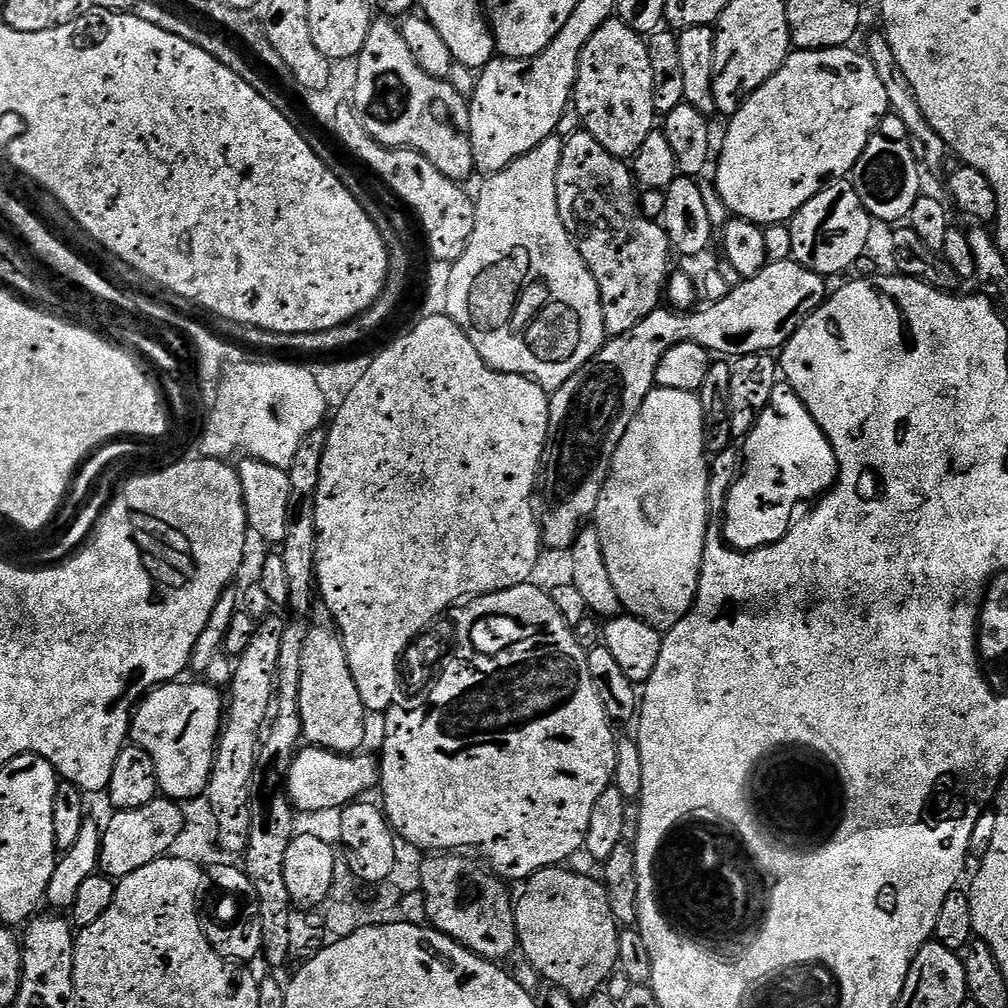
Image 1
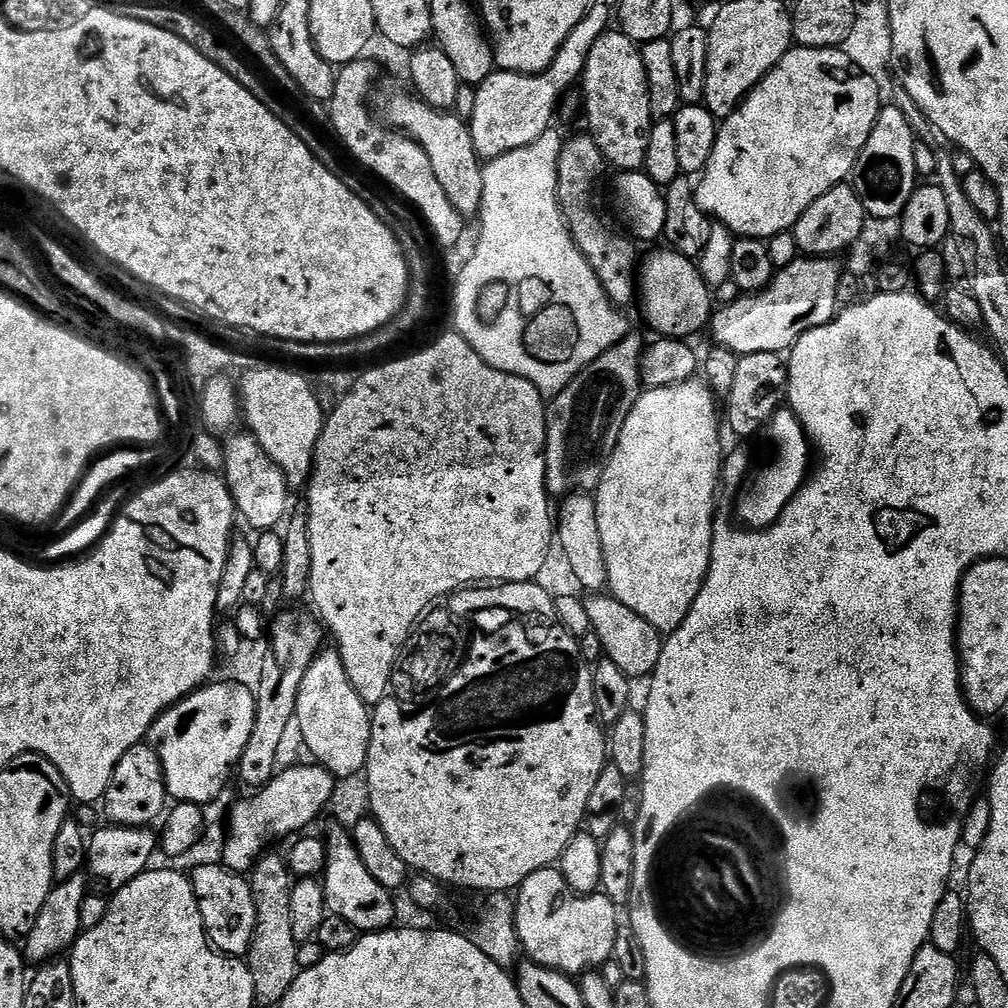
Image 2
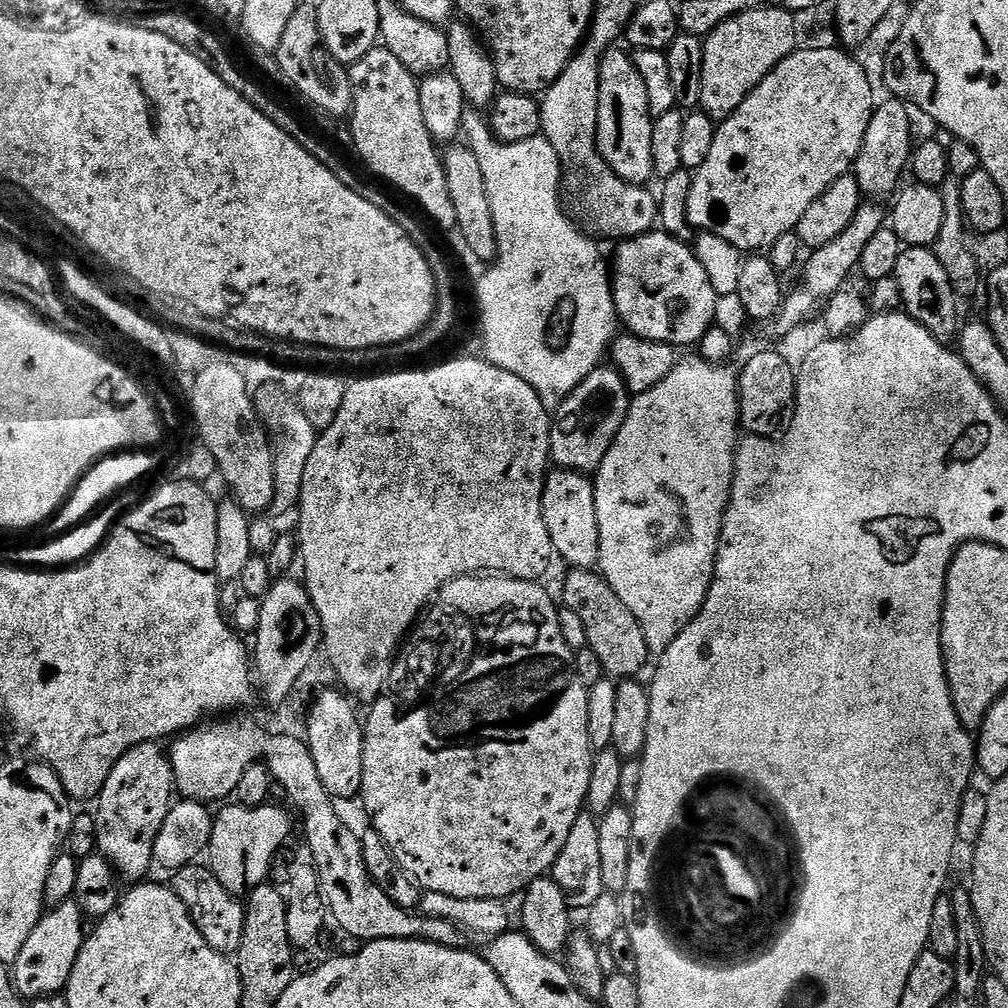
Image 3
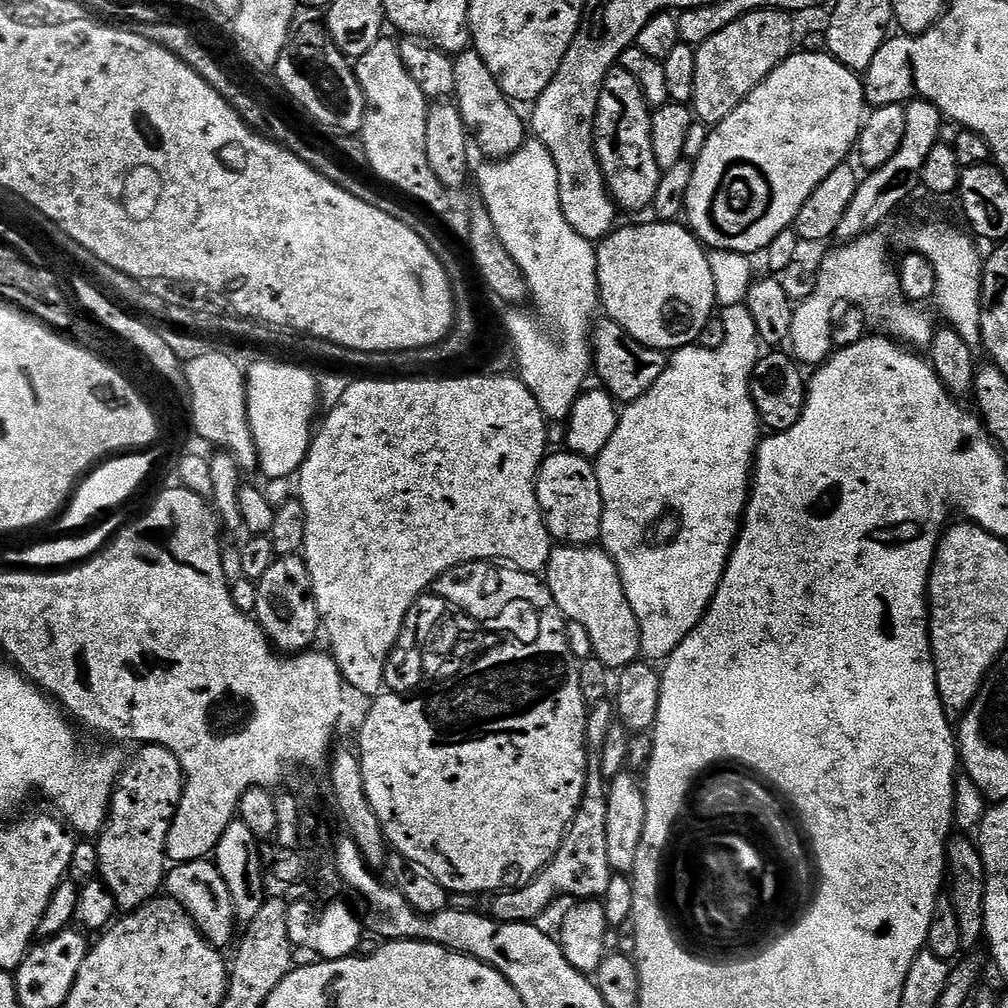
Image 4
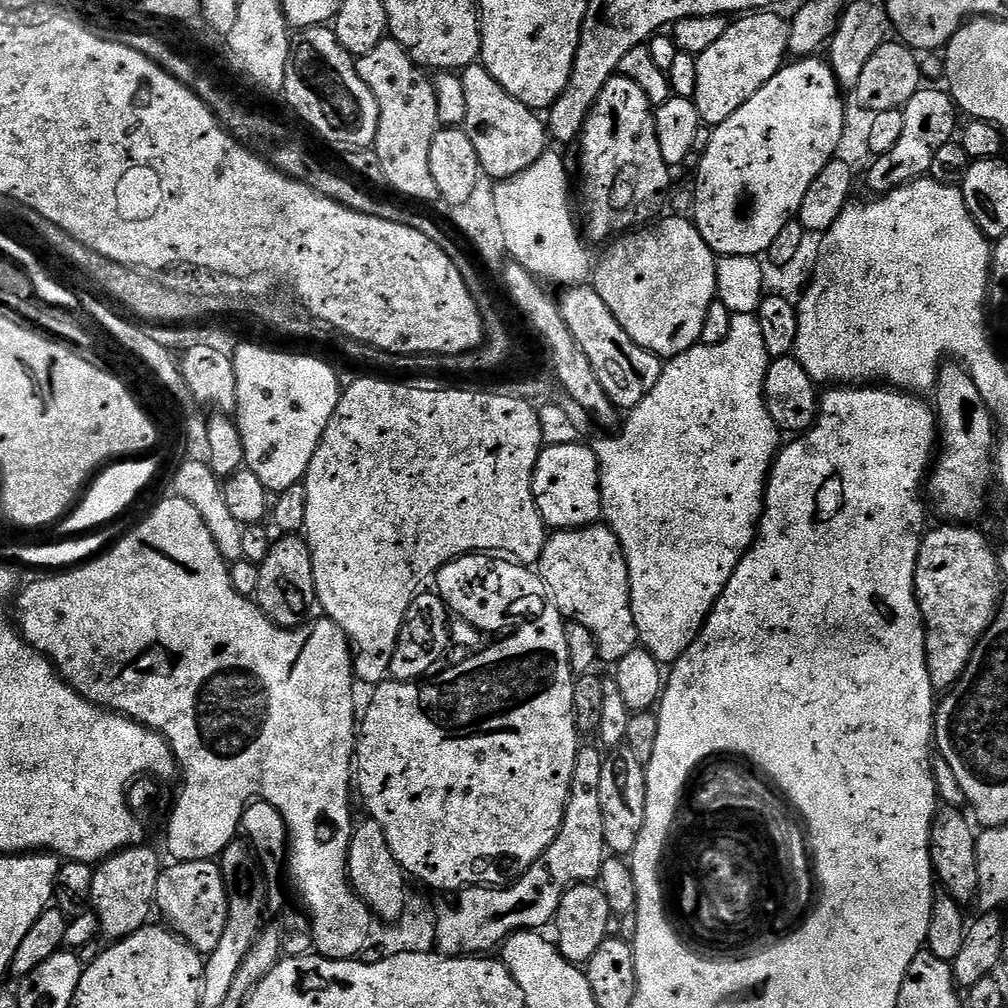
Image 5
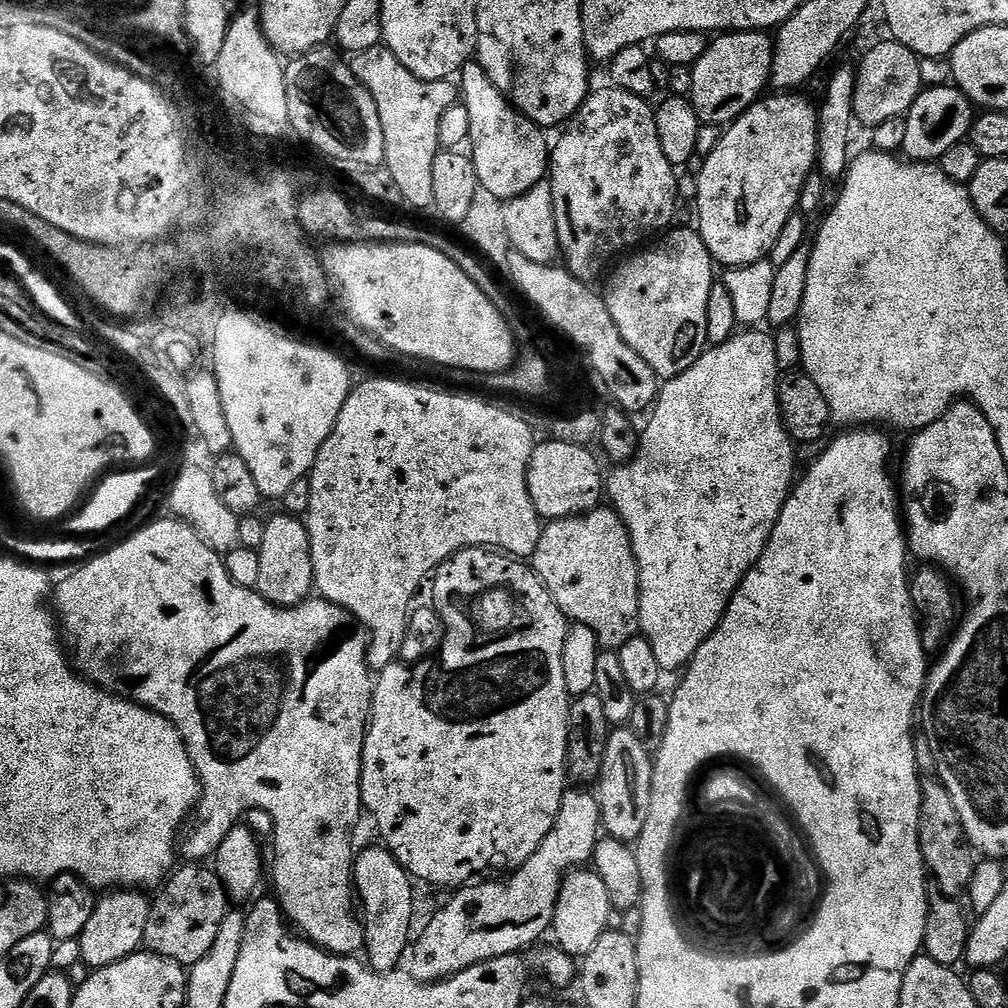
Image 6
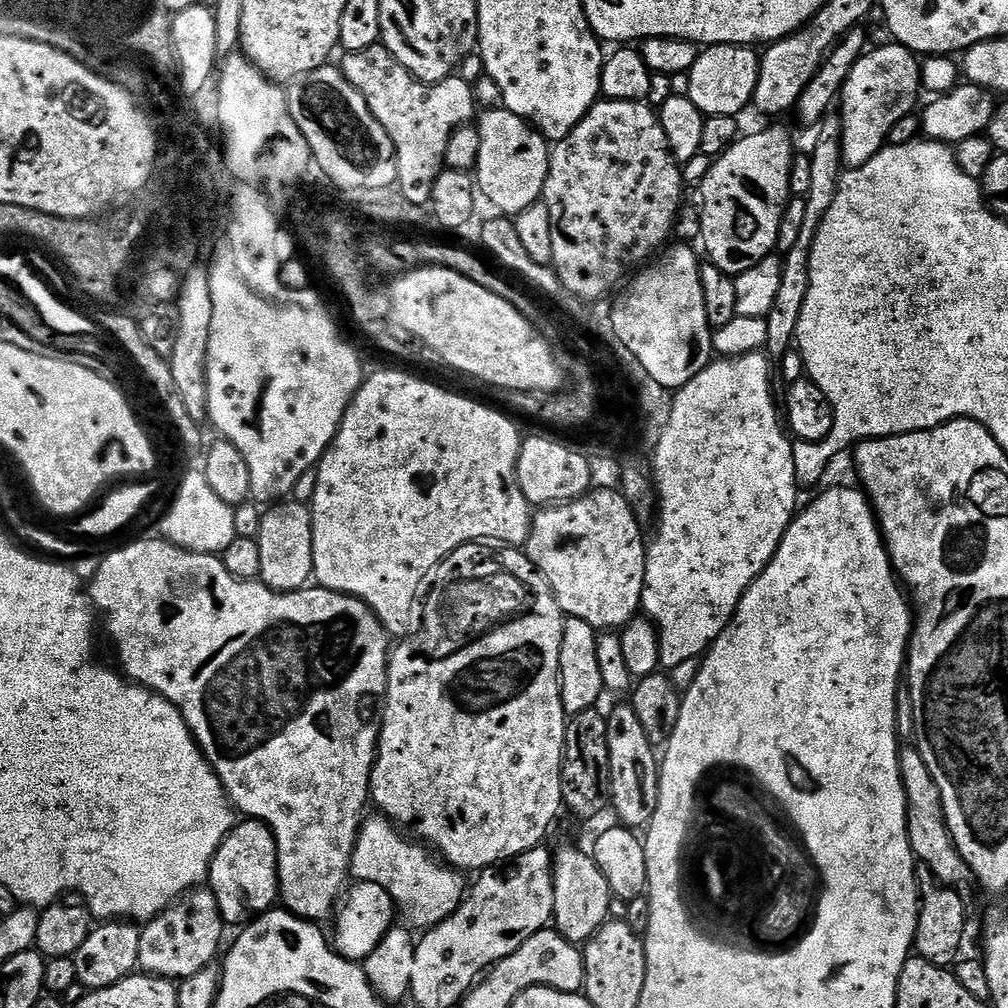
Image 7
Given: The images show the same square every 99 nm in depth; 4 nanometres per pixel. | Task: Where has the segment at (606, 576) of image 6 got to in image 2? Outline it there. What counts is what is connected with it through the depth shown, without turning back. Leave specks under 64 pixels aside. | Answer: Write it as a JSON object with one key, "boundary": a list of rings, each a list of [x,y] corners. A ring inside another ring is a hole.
{"boundary":[[[592,594],[584,600],[586,614],[590,614],[592,632],[598,634],[598,642],[602,642],[604,656],[622,670],[630,678],[636,676],[651,677],[658,666],[658,658],[664,649],[662,634],[646,618],[642,618],[634,610],[622,606],[611,594]]]}

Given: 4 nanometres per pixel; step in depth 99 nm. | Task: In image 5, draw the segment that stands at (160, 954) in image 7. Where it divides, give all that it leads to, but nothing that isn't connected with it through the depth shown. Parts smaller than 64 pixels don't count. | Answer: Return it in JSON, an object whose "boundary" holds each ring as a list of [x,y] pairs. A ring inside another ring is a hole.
{"boundary":[[[199,860],[169,865],[158,878],[155,911],[164,915],[163,923],[189,946],[201,954],[210,953],[214,946],[218,946],[218,938],[222,938],[222,930],[226,930],[228,917],[228,887],[224,885],[219,863]]]}

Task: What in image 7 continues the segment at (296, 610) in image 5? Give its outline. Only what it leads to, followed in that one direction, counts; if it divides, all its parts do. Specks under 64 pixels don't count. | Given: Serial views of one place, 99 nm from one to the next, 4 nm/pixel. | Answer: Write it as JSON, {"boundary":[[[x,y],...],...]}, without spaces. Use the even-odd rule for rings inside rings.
{"boundary":[[[276,502],[264,512],[262,530],[256,536],[262,554],[259,583],[275,592],[296,592],[313,579],[314,512],[307,504]]]}

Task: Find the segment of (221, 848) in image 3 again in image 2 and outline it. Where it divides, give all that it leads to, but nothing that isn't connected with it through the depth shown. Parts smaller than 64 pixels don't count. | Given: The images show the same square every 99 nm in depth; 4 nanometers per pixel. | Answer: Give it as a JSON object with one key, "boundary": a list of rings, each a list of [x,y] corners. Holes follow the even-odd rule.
{"boundary":[[[317,764],[281,769],[271,783],[255,793],[254,797],[240,801],[228,816],[223,864],[232,872],[251,873],[255,864],[265,853],[267,842],[290,834],[297,835],[310,825],[324,809],[329,807],[336,779],[325,768]]]}

